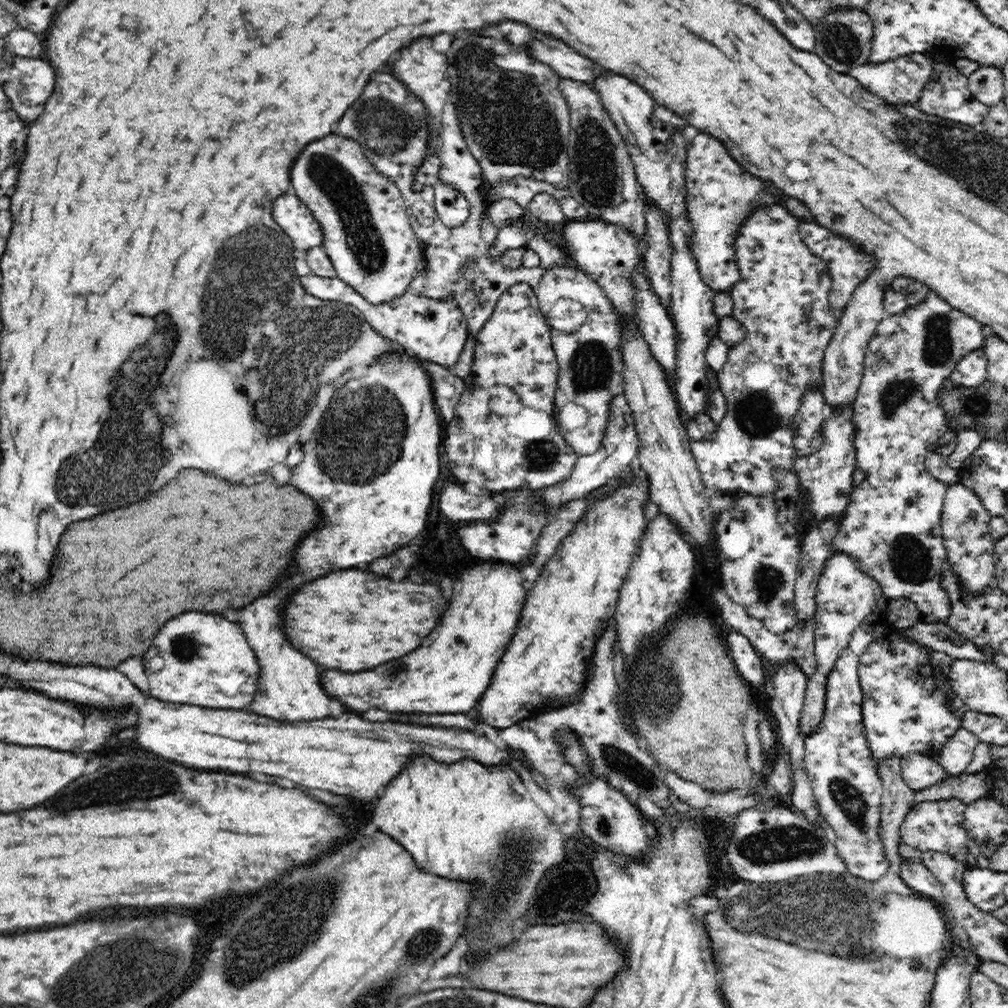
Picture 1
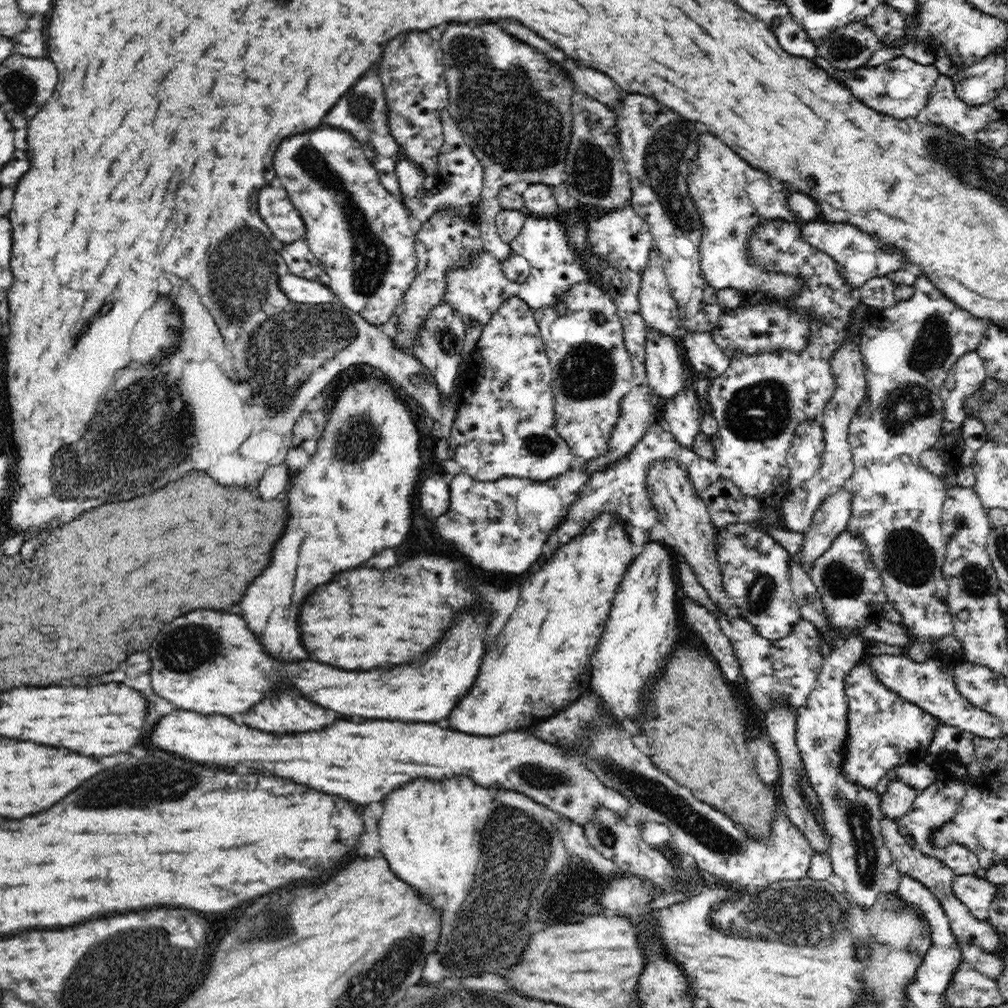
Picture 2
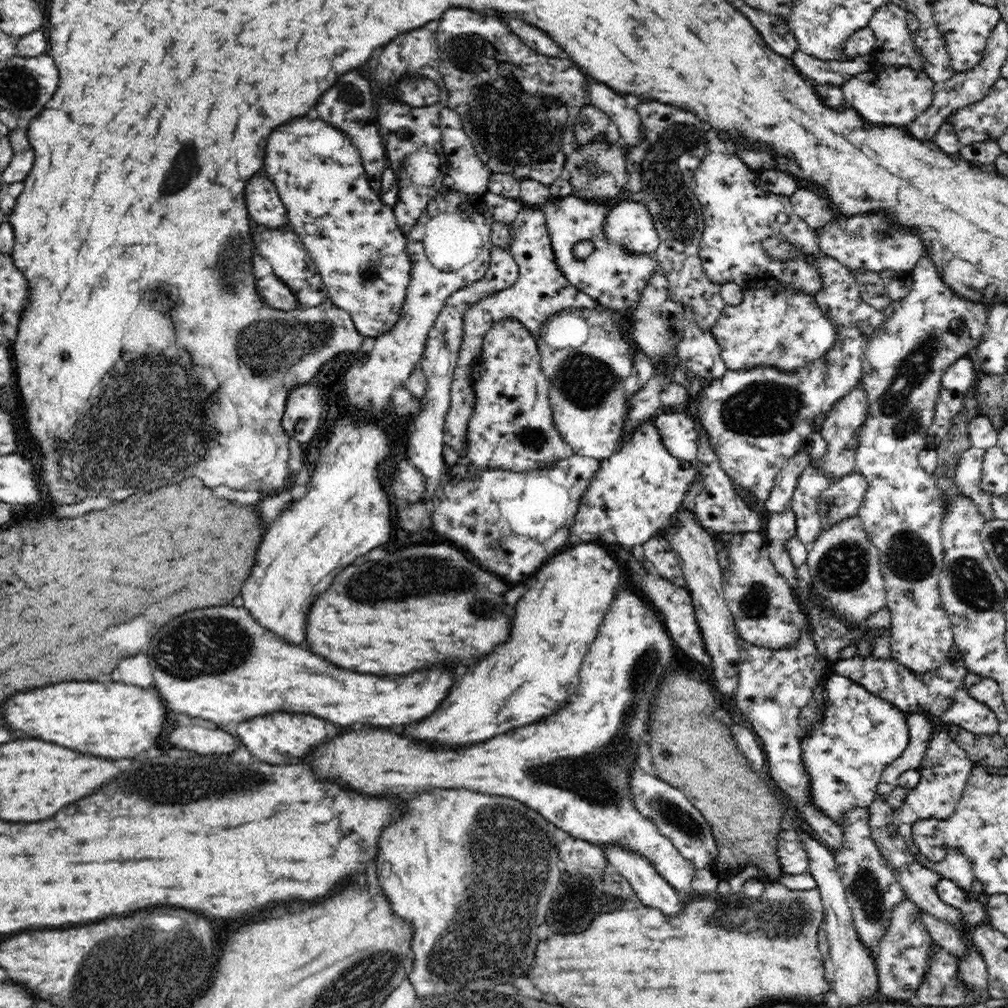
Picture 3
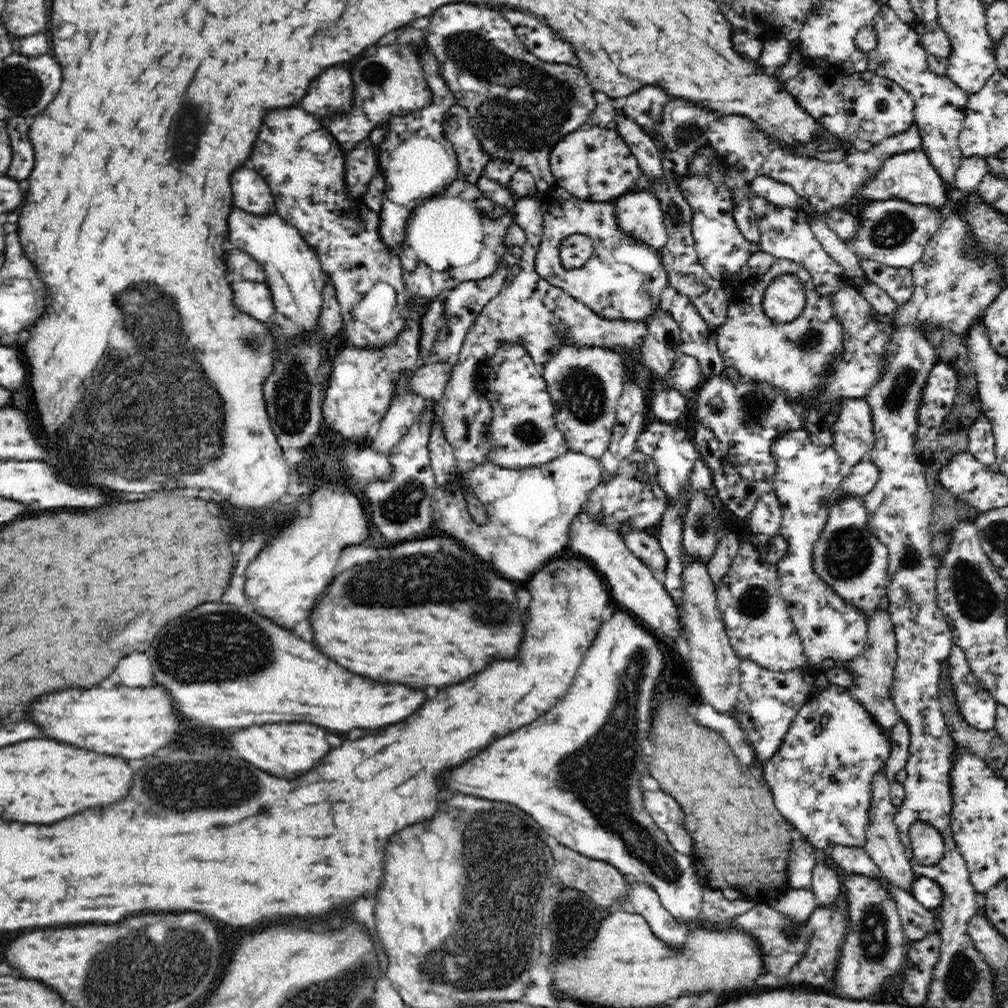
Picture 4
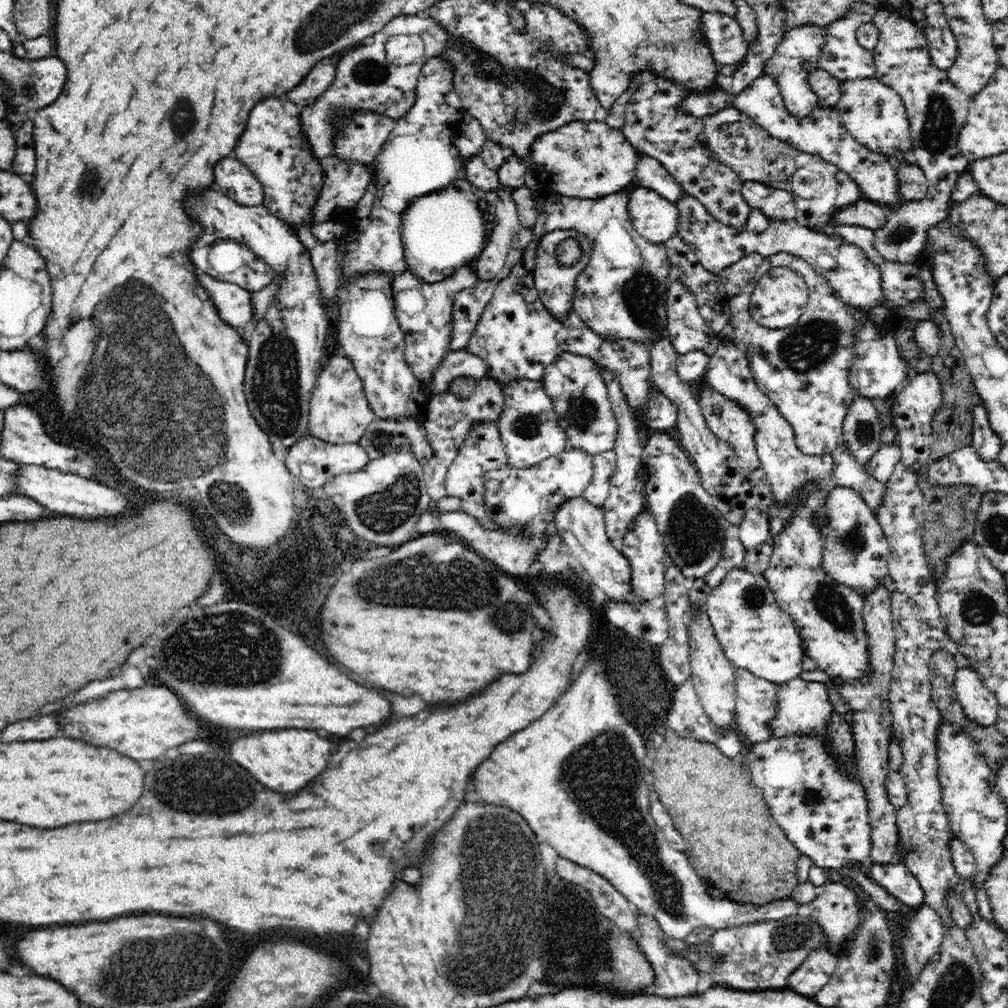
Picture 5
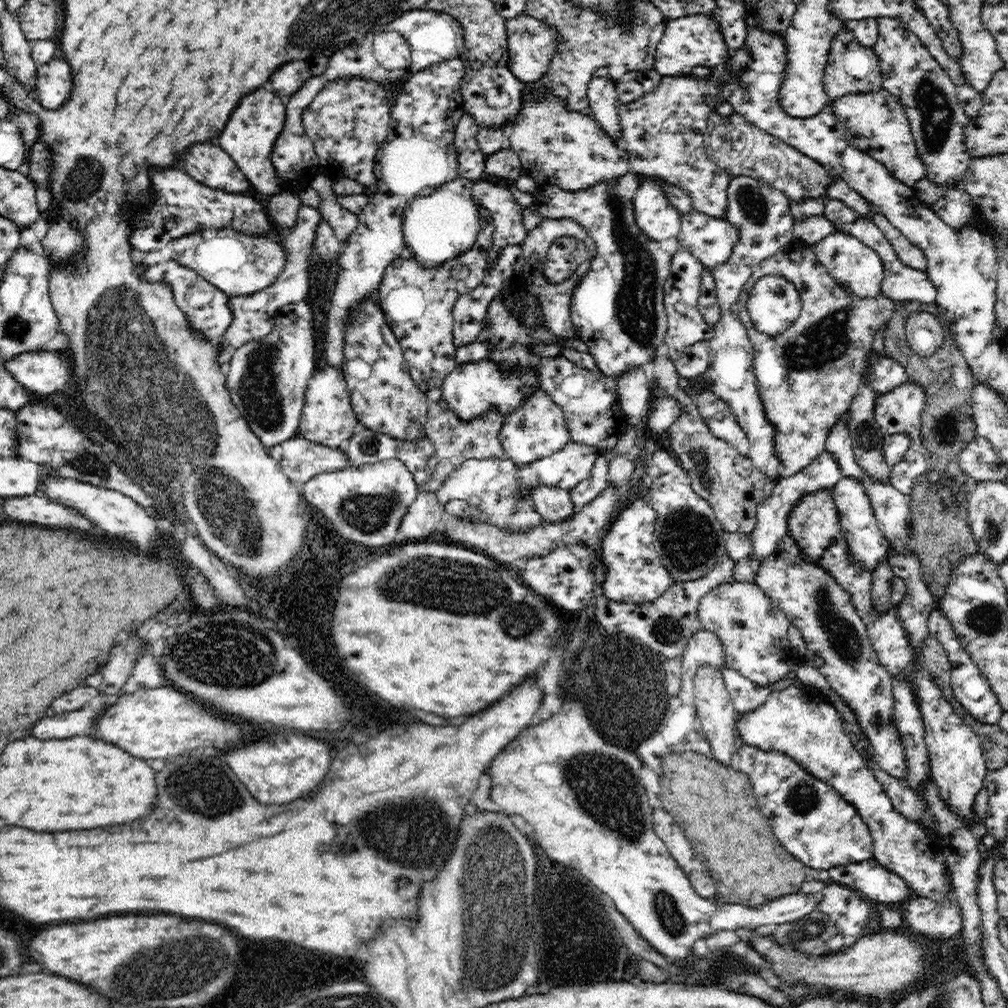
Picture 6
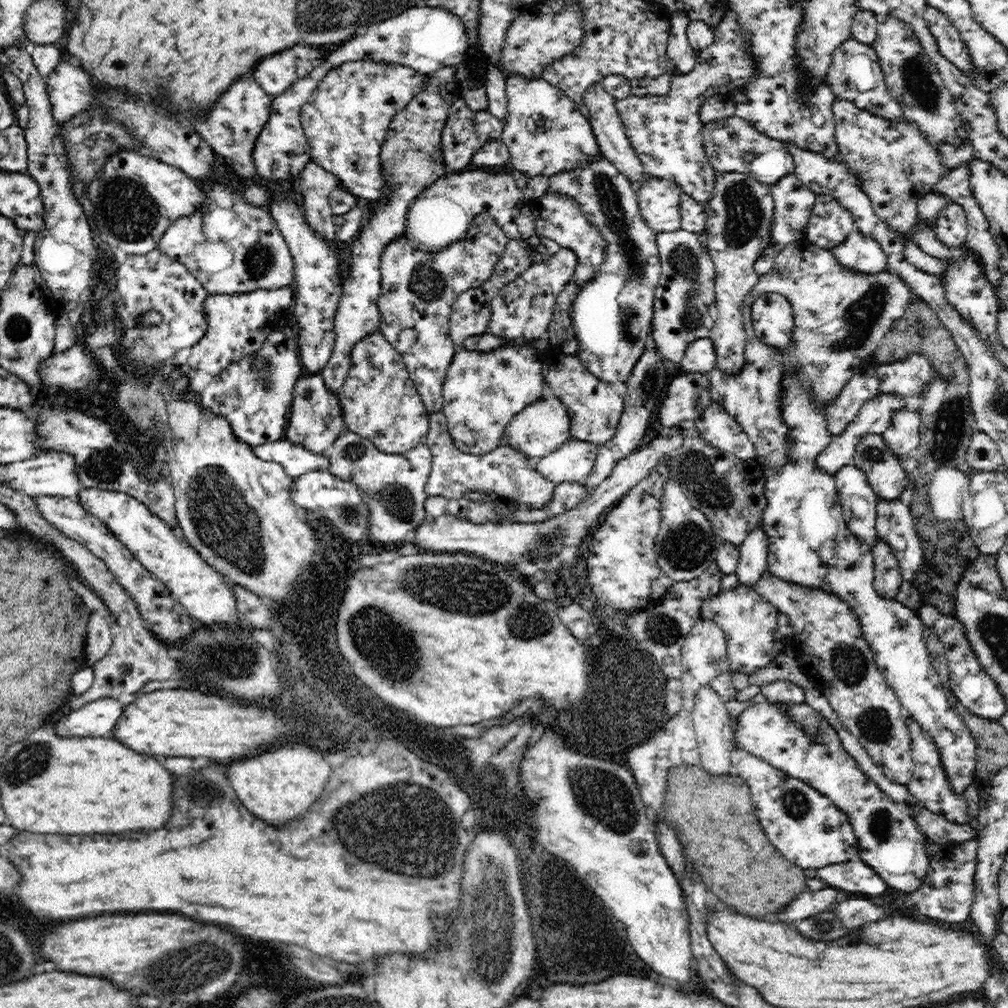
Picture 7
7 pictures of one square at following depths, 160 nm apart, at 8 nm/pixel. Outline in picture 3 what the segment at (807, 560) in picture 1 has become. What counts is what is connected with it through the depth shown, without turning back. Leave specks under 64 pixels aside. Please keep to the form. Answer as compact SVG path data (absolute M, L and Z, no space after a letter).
M855 471L850 476L834 481L822 492L819 508L822 530L857 514L864 495L868 490L868 479Z

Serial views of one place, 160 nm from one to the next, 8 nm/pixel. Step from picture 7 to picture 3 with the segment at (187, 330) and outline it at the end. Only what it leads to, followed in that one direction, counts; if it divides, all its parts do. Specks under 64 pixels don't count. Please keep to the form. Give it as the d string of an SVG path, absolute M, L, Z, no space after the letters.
M262 262L262 272L266 272L266 276L259 278L257 288L265 304L280 310L298 309L297 296L279 280L272 268L264 262Z

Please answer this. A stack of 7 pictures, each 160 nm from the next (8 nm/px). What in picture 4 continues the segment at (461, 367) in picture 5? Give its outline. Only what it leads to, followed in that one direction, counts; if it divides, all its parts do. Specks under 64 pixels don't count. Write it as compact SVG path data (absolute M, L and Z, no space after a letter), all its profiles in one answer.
M454 361L422 363L409 377L410 390L427 401L438 403L444 394L453 365Z

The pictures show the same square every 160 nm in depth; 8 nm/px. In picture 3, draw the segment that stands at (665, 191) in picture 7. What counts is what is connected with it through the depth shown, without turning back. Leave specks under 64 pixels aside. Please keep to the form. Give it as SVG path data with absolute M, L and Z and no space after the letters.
M630 200L619 202L607 212L604 233L608 242L616 243L629 256L650 255L661 243L648 210Z

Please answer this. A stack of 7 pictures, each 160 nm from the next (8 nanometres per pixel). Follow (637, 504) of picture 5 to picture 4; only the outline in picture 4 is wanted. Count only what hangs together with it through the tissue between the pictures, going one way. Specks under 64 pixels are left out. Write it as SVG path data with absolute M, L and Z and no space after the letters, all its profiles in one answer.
M624 525L619 535L626 543L626 546L638 558L641 558L646 566L658 576L663 574L667 558L658 538L654 538L650 532L642 532L636 527L630 527L630 525Z

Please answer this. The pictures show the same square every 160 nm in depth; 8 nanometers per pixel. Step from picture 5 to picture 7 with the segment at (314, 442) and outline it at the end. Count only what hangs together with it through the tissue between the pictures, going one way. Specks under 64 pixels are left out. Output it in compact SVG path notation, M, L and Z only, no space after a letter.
M286 438L252 447L252 452L264 461L280 463L288 476L298 478L301 474L320 470L329 470L329 460L324 455L306 450Z

